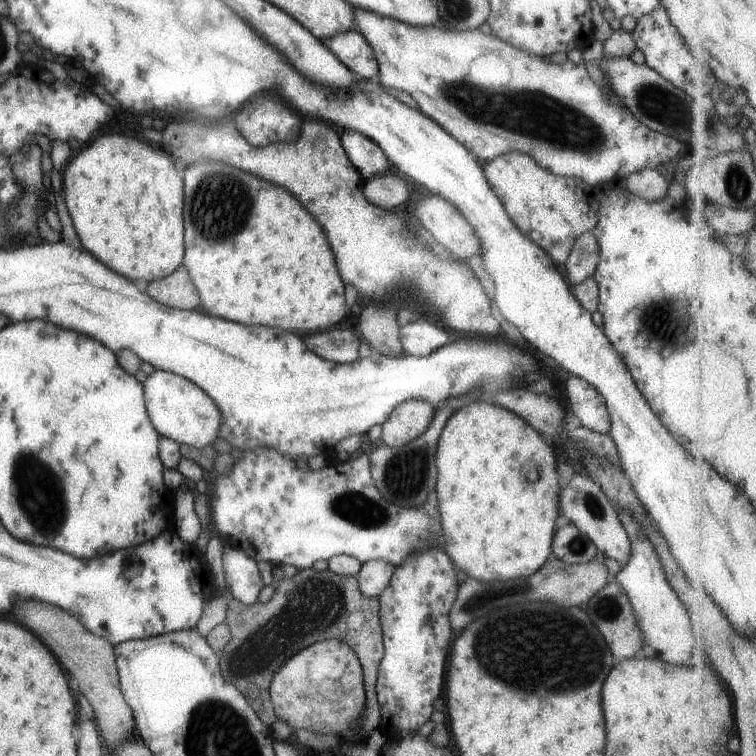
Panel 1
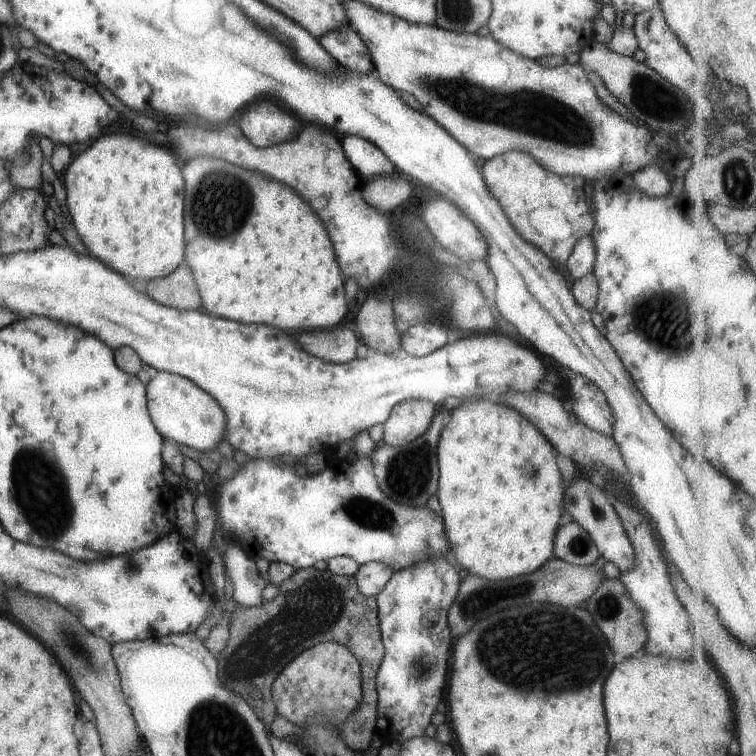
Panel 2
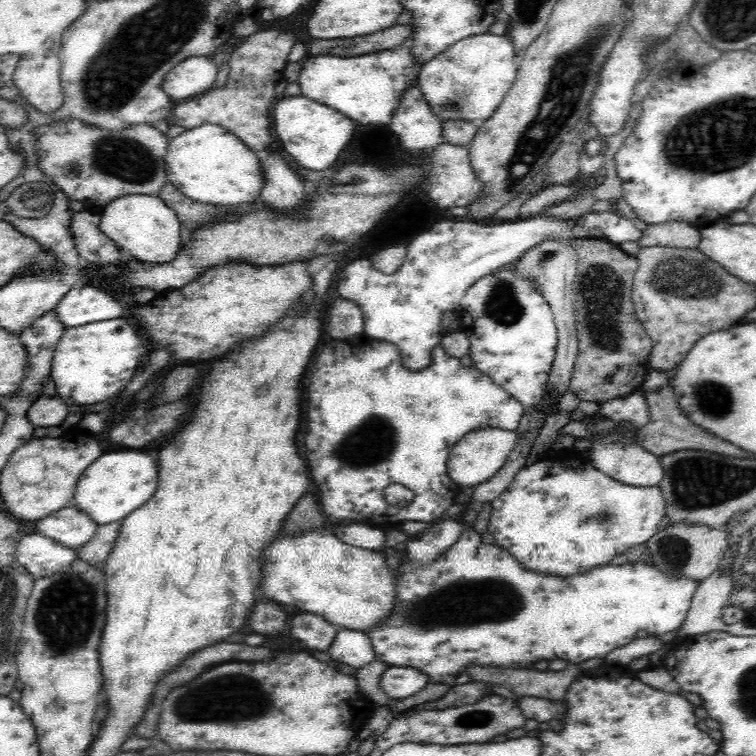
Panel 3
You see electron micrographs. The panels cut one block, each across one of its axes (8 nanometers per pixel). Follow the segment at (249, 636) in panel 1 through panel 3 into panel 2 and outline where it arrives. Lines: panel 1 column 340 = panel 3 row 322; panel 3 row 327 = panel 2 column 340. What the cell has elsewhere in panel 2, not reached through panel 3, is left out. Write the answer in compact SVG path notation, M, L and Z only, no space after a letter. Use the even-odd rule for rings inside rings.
M313 567L298 569L279 585L277 596L270 601L264 601L256 607L236 605L228 620L231 636L228 645L217 655L221 684L229 687L248 702L253 702L258 719L270 728L277 716L272 699L271 687L276 676L299 653L316 644L335 641L344 644L360 662L363 679L363 698L361 706L340 727L339 736L350 750L367 750L371 741L377 735L378 698L377 673L385 656L385 647L382 643L382 632L379 628L379 610L374 596L366 597L360 593L357 579L333 574L328 569L317 571Z

